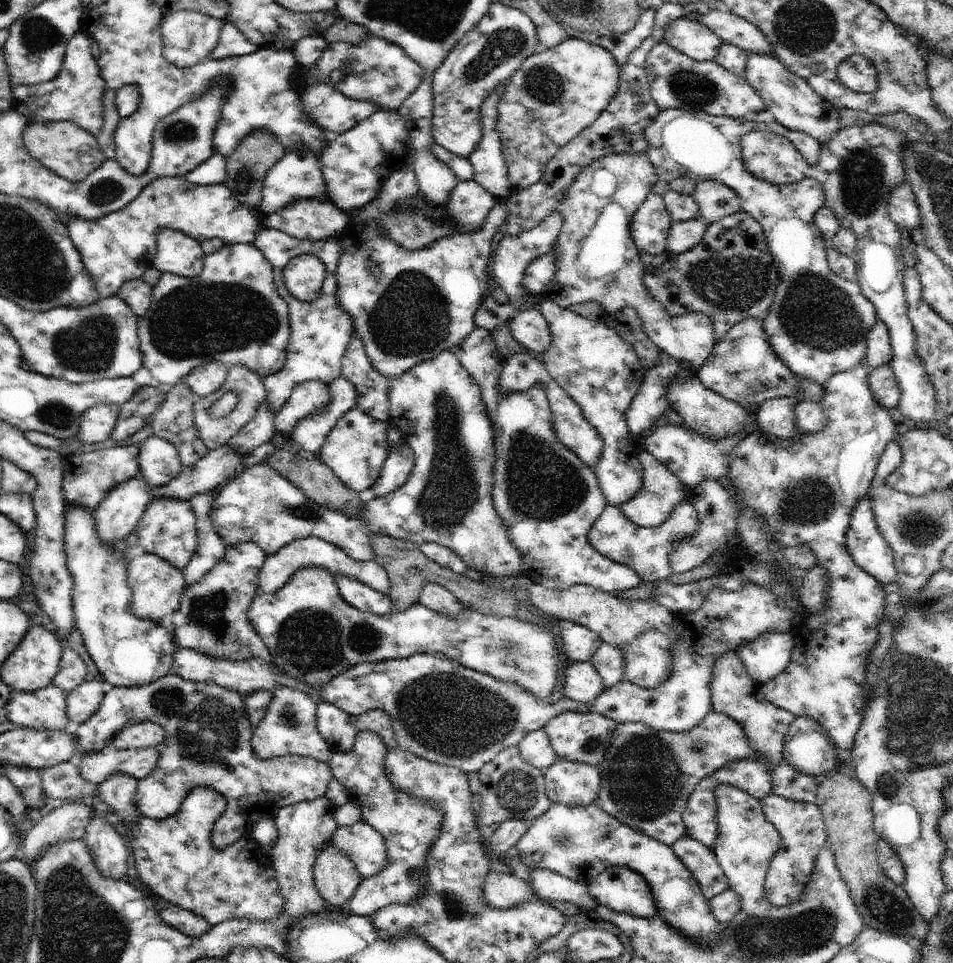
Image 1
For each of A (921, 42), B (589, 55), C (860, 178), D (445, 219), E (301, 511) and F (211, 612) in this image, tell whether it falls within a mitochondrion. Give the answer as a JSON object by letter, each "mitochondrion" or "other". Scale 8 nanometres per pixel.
{"A":"other","B":"other","C":"mitochondrion","D":"other","E":"mitochondrion","F":"mitochondrion"}

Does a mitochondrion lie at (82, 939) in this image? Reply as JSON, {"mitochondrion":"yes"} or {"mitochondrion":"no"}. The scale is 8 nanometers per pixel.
{"mitochondrion":"yes"}

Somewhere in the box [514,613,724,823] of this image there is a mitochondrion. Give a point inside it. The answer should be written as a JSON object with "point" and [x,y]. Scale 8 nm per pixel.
{"point":[592,745]}

